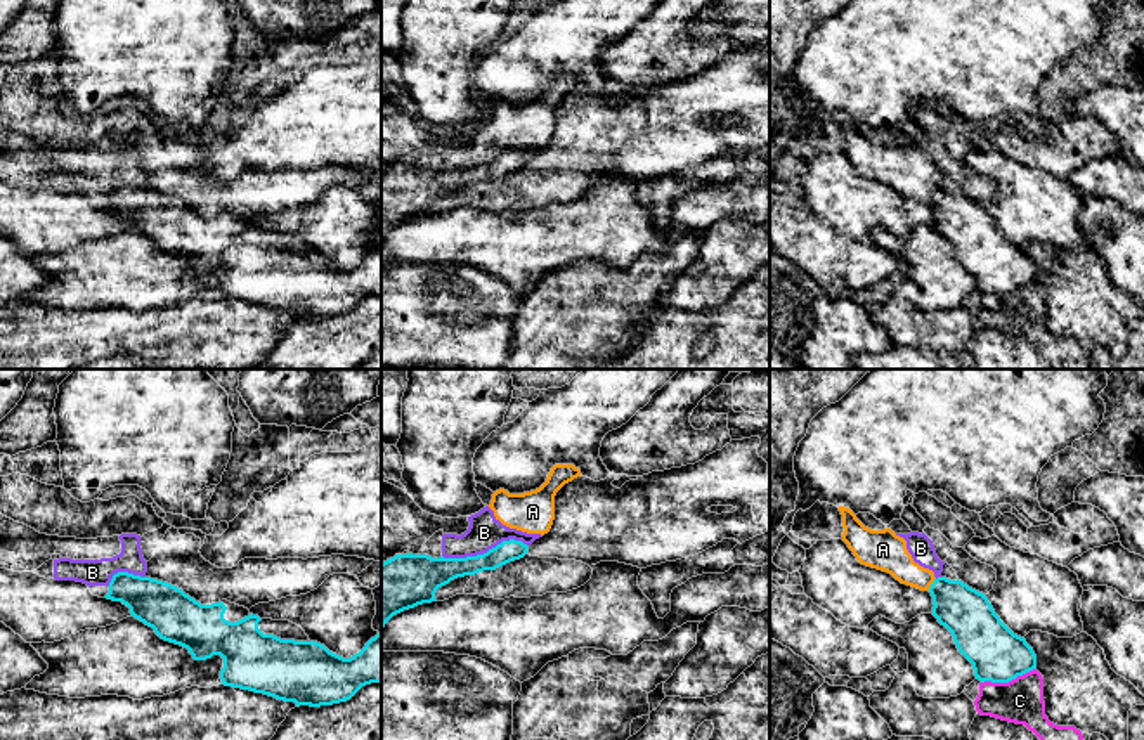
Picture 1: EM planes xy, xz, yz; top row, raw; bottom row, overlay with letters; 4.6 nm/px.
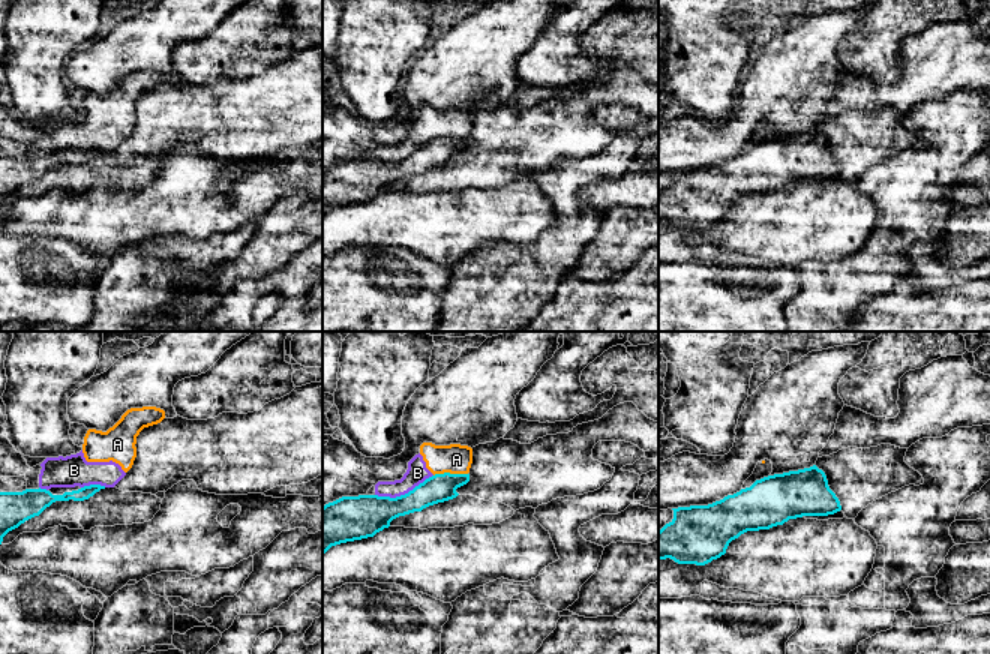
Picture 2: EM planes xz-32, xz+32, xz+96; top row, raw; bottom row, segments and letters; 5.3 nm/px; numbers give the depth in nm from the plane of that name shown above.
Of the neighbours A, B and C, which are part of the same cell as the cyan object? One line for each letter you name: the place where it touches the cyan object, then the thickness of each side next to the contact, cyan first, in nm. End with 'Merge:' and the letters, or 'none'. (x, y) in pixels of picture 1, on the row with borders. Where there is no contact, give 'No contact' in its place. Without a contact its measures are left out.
Merge: none

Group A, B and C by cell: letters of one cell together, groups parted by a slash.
A B / C

